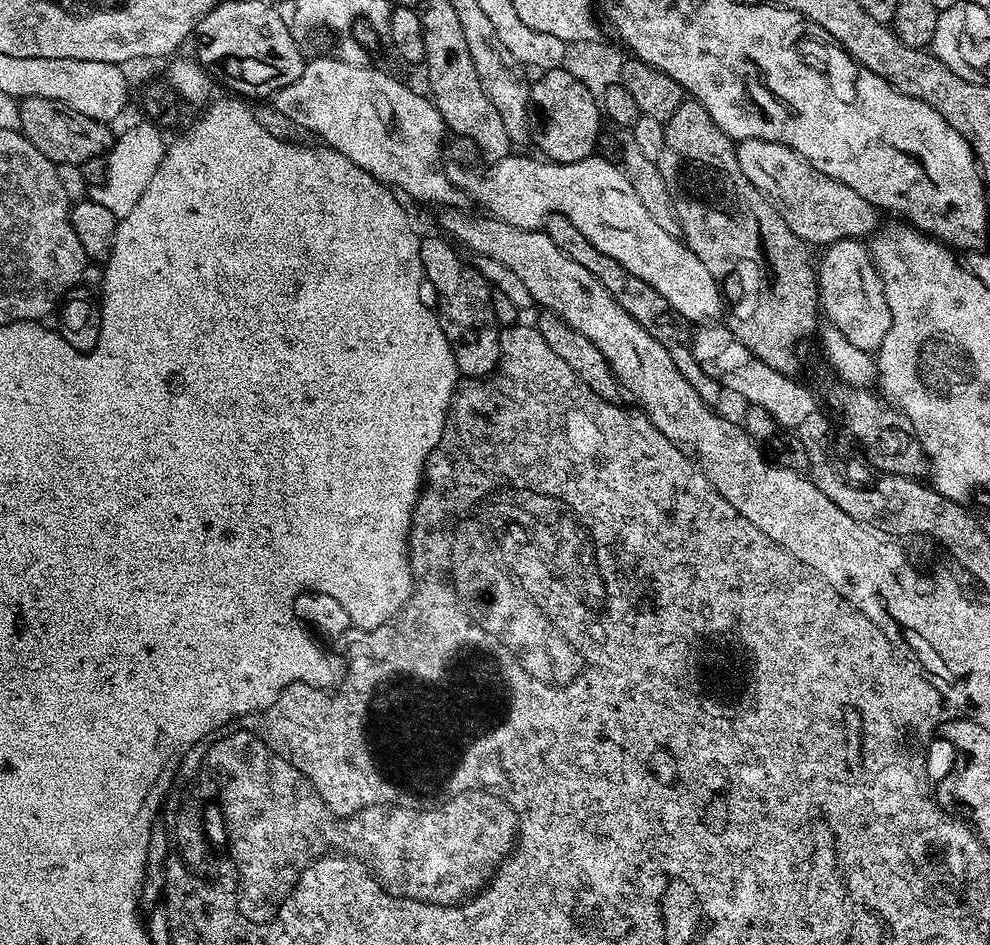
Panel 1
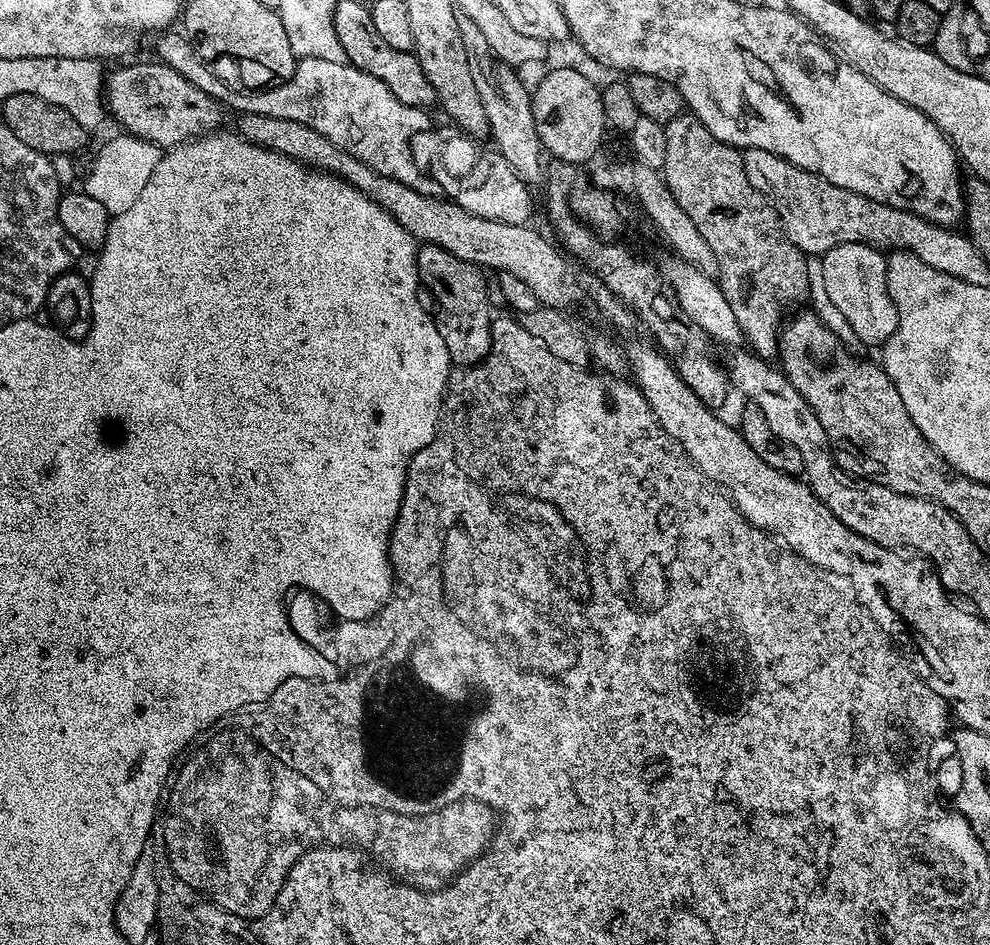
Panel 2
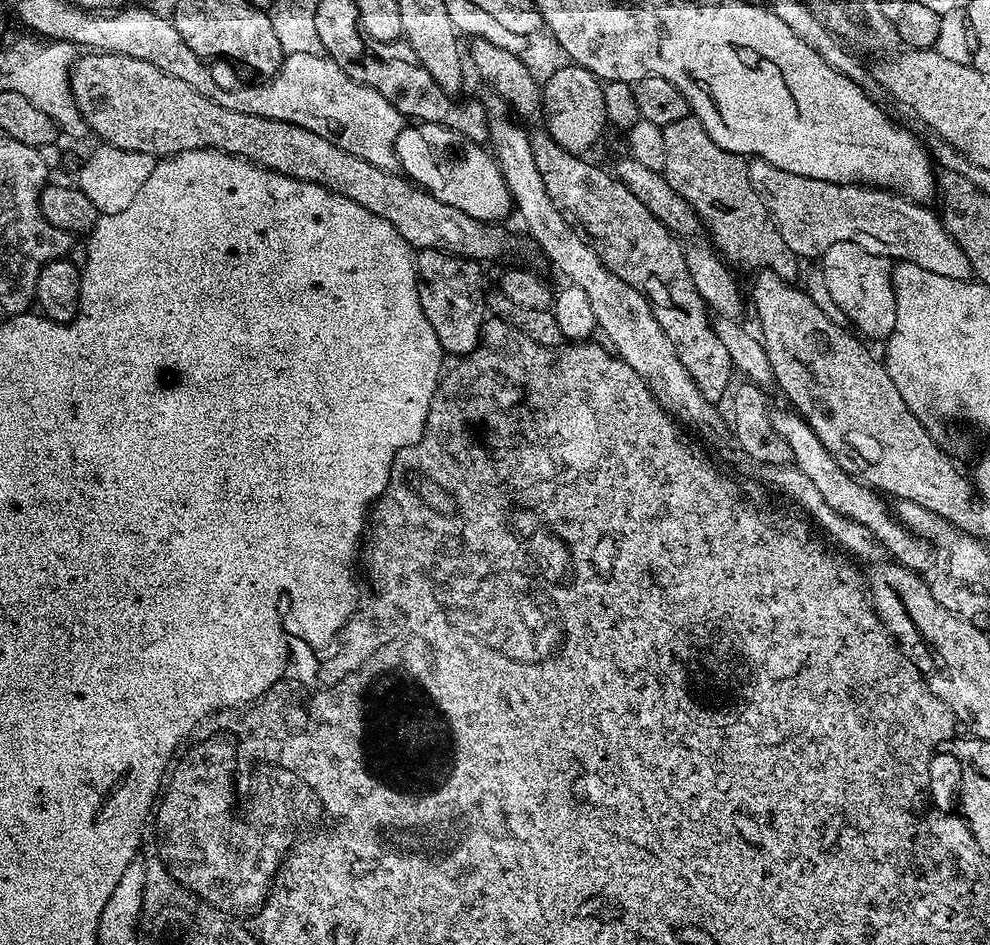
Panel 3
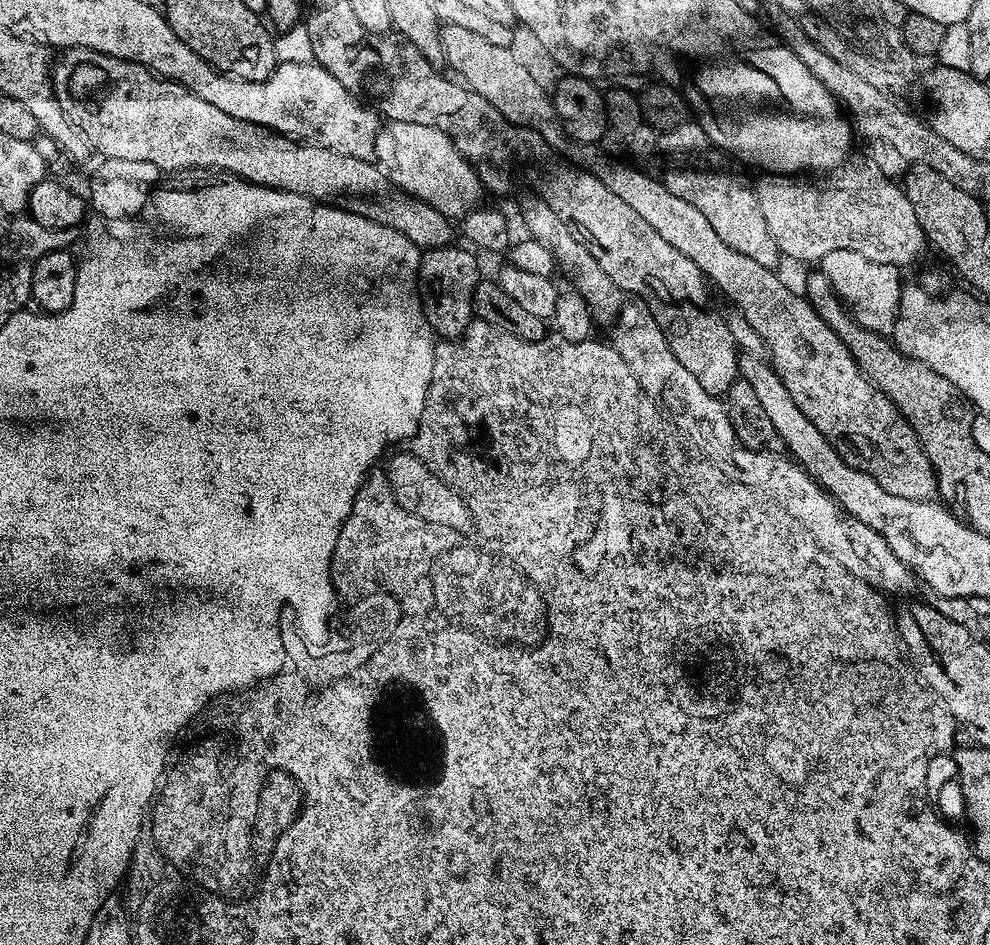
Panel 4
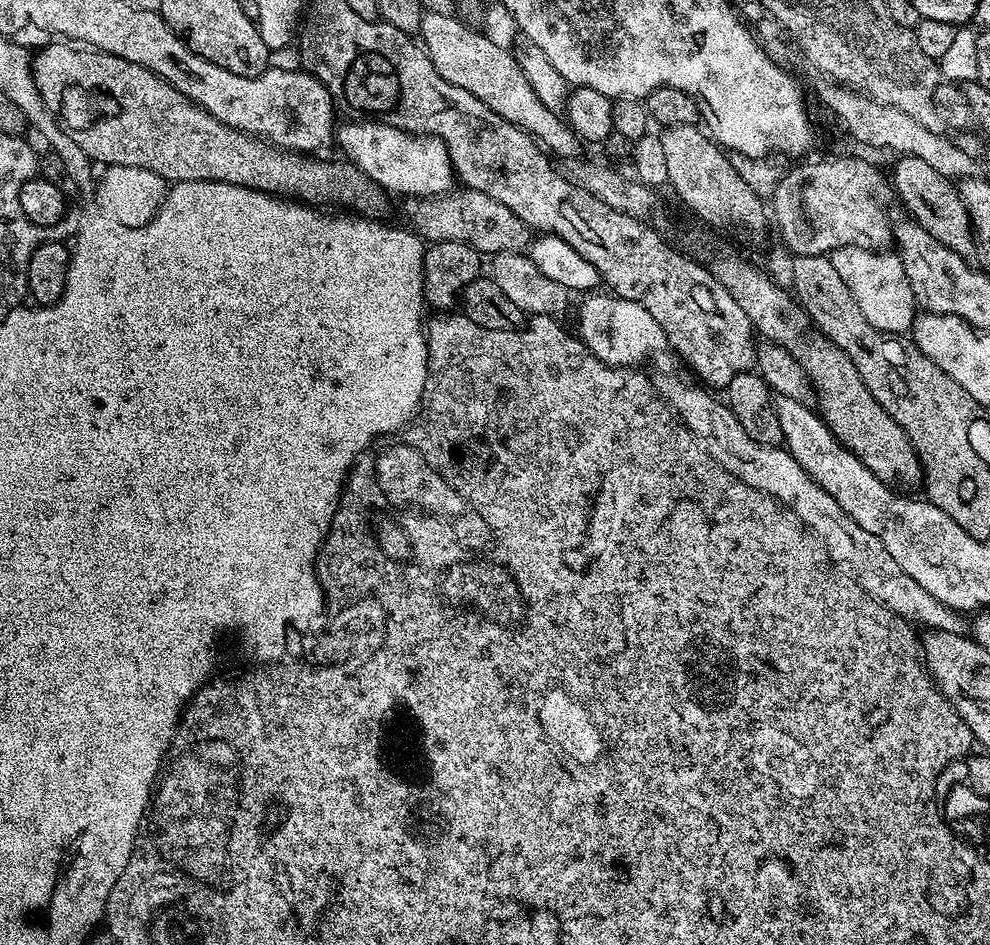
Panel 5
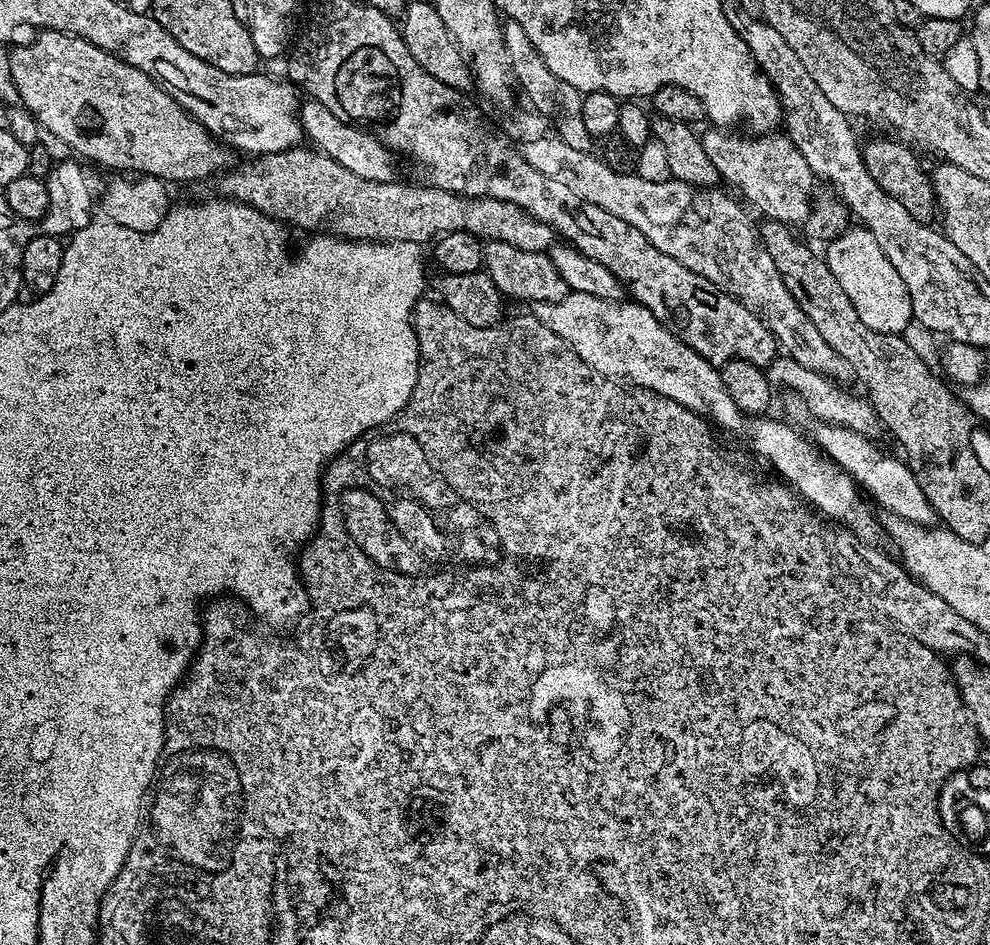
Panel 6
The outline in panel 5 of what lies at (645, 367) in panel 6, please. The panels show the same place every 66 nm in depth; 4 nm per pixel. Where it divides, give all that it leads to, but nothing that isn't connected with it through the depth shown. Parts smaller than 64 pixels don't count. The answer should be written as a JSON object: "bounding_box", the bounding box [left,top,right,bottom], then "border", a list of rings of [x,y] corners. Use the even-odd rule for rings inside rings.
{"bounding_box":[576,294,666,369],"border":[[[588,294],[583,297],[584,300],[580,304],[580,313],[576,316],[576,328],[578,337],[584,345],[593,352],[594,355],[602,362],[606,362],[615,368],[635,369],[640,366],[647,356],[652,356],[655,352],[665,351],[666,341],[664,339],[664,331],[662,326],[658,326],[658,322],[654,322],[654,318],[650,318],[650,314],[638,302],[630,302],[624,300],[615,294]]]}

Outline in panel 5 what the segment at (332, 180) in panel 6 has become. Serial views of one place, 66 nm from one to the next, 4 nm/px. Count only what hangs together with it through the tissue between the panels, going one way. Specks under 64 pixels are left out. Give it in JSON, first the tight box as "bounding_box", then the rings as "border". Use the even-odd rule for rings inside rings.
{"bounding_box":[403,190,530,257],"border":[[[453,190],[446,196],[410,196],[403,204],[404,216],[409,220],[407,223],[411,231],[428,242],[462,242],[489,257],[497,256],[500,252],[524,252],[530,243],[530,229],[524,220],[518,218],[510,206],[502,206],[498,198],[490,198],[490,194]]]}

